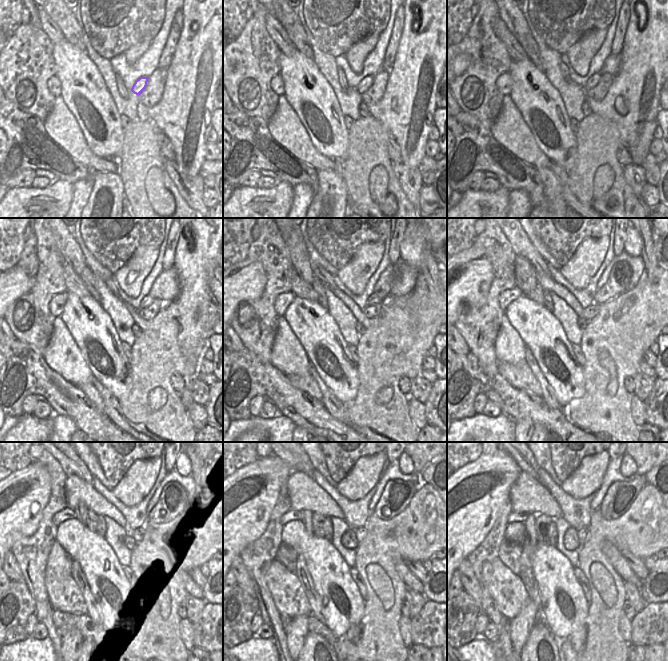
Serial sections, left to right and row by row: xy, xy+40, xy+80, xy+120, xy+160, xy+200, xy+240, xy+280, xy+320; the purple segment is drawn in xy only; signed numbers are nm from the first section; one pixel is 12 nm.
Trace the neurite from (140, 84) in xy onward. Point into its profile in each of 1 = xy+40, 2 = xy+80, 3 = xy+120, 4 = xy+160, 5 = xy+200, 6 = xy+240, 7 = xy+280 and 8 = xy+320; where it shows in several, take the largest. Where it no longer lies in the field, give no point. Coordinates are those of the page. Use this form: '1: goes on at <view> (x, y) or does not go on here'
1: goes on at xy+40 (366, 82)
2: goes on at xy+80 (611, 65)
3: goes on at xy+120 (166, 287)
4: goes on at xy+160 (398, 279)
5: goes on at xy+200 (623, 274)
6: goes on at xy+240 (175, 496)
7: goes on at xy+280 (397, 495)
8: goes on at xy+320 (621, 494)

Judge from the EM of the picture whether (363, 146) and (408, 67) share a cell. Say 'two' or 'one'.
one

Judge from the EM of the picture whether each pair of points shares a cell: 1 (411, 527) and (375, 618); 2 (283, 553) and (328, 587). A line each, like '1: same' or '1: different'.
1: same
2: different

